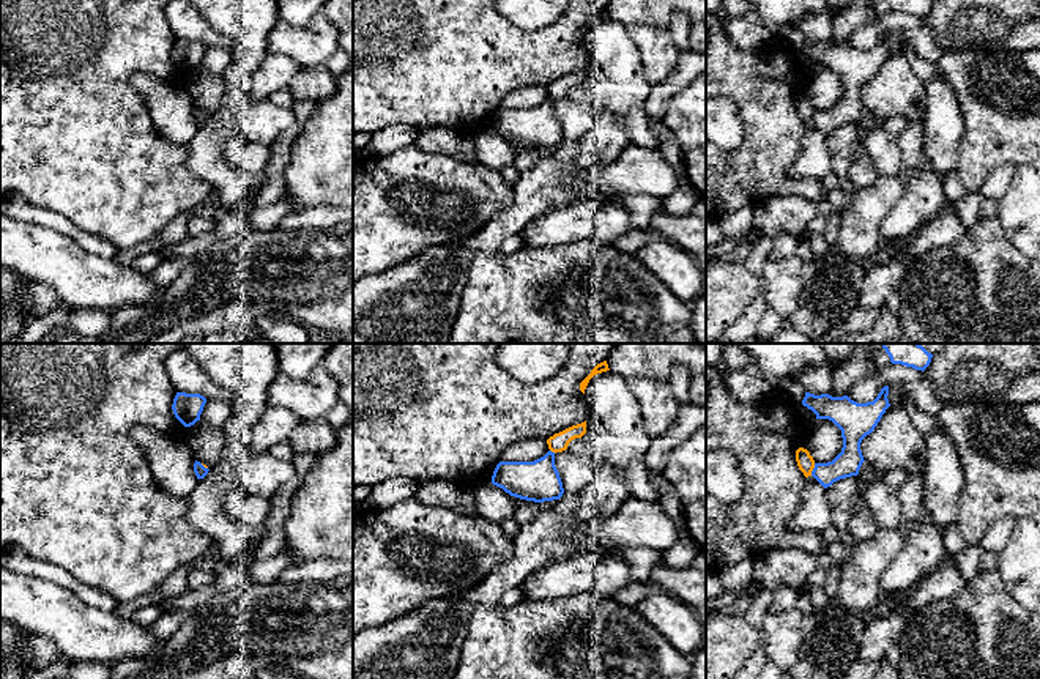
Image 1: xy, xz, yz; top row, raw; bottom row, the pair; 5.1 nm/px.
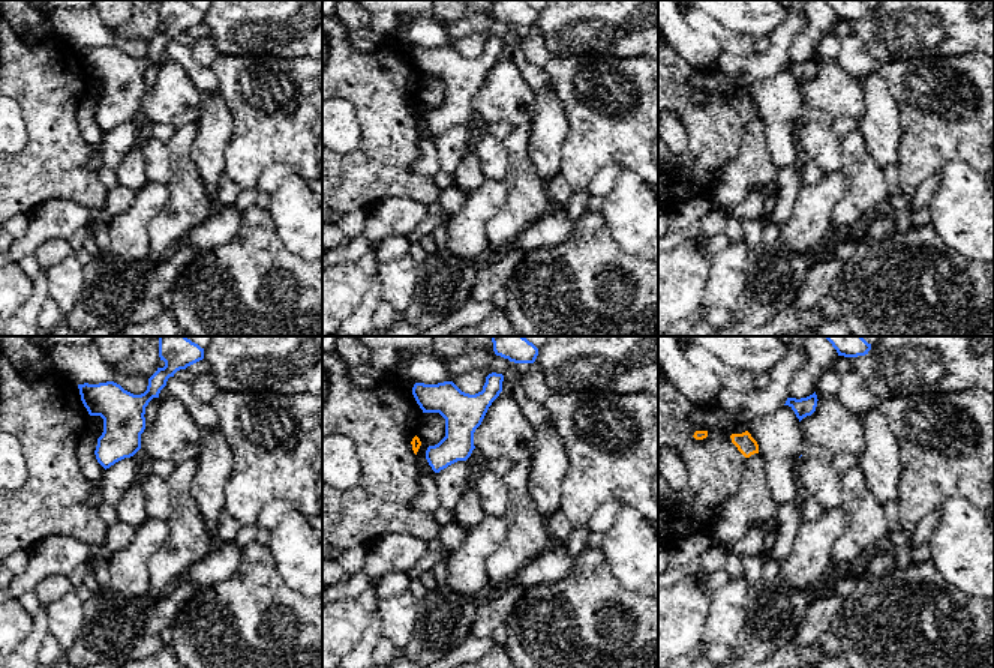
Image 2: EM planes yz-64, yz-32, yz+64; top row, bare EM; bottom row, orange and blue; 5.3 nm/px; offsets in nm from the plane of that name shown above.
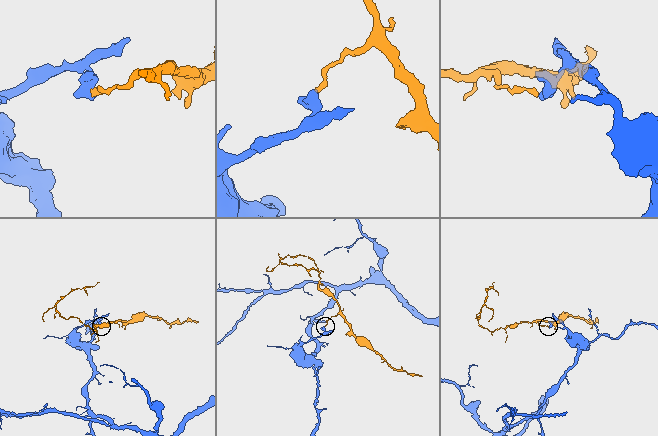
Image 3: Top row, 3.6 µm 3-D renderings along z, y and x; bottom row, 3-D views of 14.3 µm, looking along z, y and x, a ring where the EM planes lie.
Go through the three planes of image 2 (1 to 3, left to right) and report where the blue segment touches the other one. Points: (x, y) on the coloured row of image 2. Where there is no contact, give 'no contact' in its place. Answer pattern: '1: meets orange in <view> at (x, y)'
1: no contact
2: no contact
3: no contact

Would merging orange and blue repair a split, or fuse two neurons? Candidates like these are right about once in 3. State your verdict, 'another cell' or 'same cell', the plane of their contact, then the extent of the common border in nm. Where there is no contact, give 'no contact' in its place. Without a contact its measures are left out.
another cell | yz | 70 nm

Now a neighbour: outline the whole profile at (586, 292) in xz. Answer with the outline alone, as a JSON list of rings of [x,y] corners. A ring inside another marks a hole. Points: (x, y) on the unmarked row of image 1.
[[[580,241],[569,246],[522,247],[514,254],[479,252],[470,265],[459,314],[448,343],[700,343],[692,332],[692,304],[679,299],[633,254],[624,254],[611,244]]]

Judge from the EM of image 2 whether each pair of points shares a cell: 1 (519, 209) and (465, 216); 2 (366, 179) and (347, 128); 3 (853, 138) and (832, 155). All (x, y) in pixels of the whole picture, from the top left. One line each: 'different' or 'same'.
1: different
2: different
3: different

